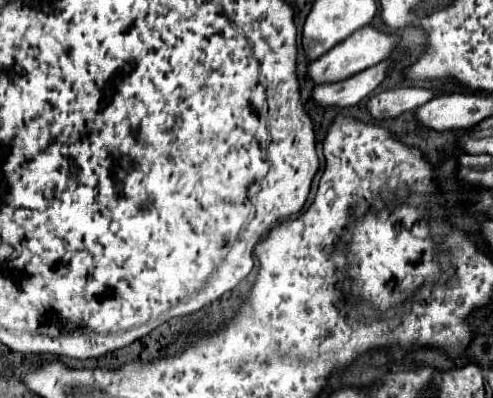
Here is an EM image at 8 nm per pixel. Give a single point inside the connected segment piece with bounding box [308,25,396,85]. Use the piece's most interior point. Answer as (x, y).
(368, 46)

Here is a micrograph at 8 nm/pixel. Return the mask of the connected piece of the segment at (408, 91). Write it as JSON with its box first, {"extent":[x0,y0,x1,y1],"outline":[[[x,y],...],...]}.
{"extent":[366,87,434,119],"outline":[[[402,87],[384,91],[380,95],[374,95],[368,99],[366,109],[374,119],[394,119],[406,111],[414,111],[422,103],[430,101],[434,97],[434,91],[430,89],[418,89],[418,87]]]}

